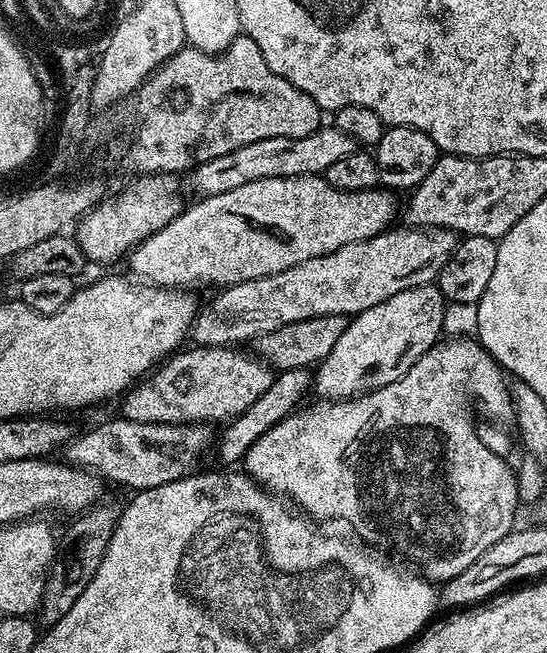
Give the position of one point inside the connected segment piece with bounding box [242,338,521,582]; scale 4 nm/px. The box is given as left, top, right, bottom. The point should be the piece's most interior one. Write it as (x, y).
(405, 462)

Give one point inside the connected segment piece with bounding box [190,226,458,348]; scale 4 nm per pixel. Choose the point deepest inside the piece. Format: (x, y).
(359, 275)

